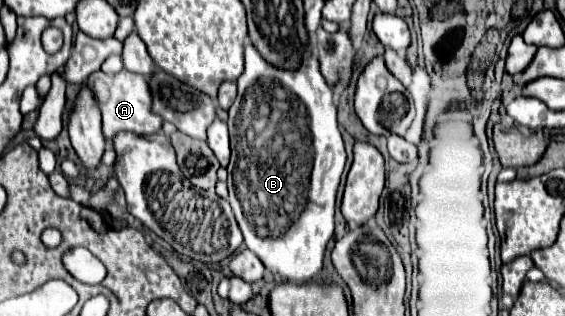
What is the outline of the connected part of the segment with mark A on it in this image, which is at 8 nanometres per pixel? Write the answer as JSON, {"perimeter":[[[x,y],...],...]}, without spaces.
{"perimeter":[[[127,69],[119,71],[117,75],[105,75],[103,71],[97,71],[89,77],[87,83],[93,91],[93,97],[97,99],[97,107],[103,117],[103,135],[109,145],[113,143],[113,135],[121,131],[133,131],[135,135],[153,135],[161,129],[161,117],[151,113],[151,93],[143,75],[131,73]]]}

